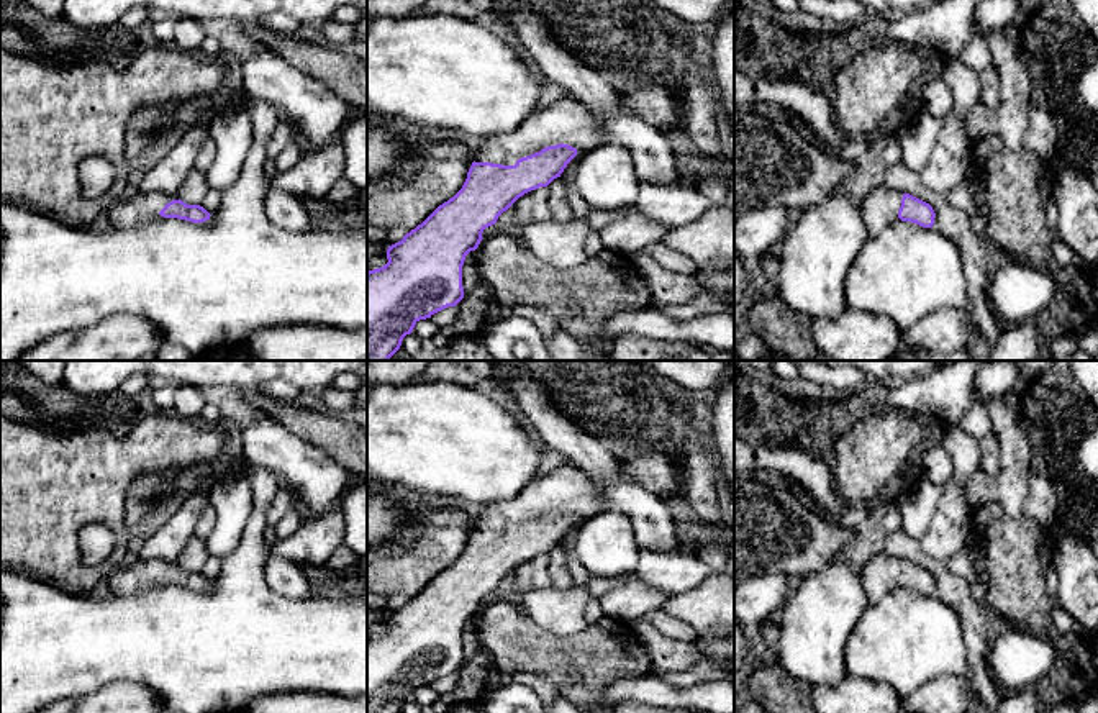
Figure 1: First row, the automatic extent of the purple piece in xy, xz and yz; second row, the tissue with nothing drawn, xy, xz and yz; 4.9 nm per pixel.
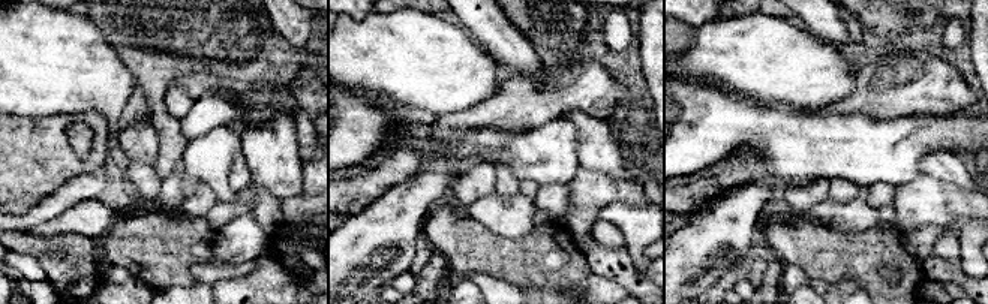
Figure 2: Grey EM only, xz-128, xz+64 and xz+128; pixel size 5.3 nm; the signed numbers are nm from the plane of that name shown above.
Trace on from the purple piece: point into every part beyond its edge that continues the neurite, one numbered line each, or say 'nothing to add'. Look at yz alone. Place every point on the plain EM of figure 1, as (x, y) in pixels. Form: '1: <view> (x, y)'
1: yz (880, 574)

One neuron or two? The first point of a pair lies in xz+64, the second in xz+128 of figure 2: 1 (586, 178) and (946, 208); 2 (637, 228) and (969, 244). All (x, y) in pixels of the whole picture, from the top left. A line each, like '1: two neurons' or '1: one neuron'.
1: one neuron
2: one neuron

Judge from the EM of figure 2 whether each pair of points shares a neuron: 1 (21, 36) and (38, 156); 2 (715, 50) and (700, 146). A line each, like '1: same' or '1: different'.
1: different
2: different

